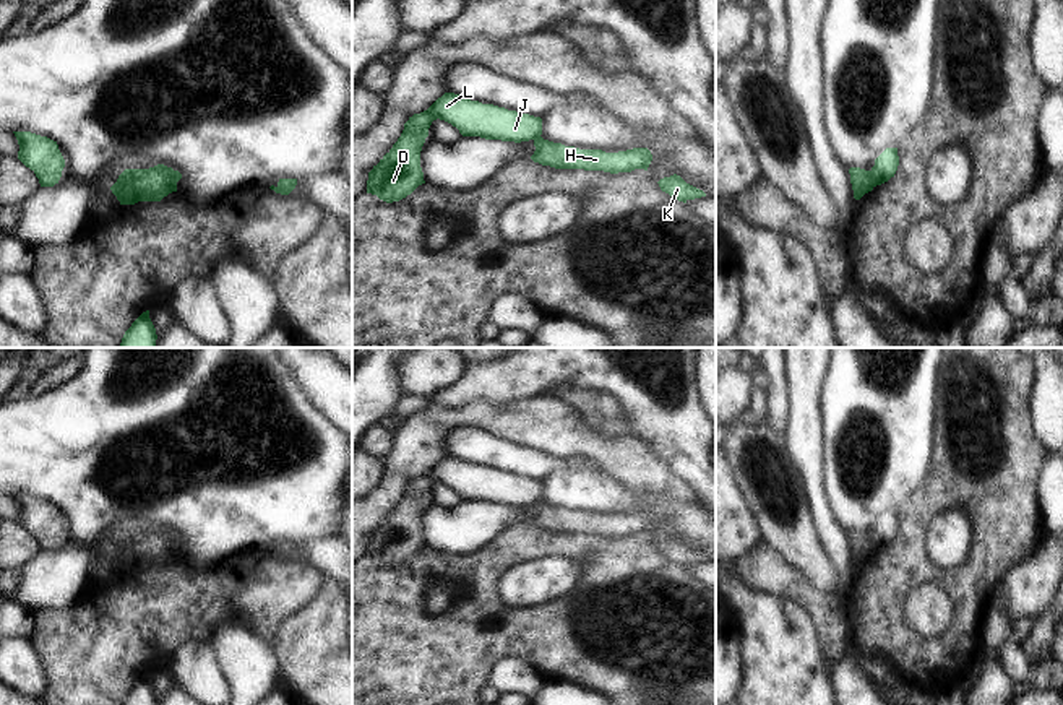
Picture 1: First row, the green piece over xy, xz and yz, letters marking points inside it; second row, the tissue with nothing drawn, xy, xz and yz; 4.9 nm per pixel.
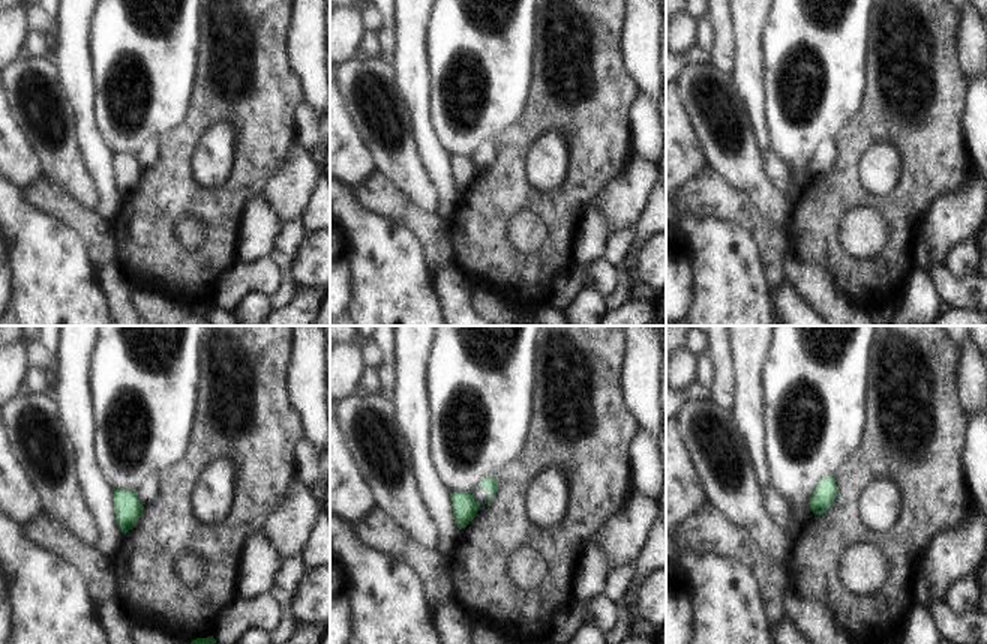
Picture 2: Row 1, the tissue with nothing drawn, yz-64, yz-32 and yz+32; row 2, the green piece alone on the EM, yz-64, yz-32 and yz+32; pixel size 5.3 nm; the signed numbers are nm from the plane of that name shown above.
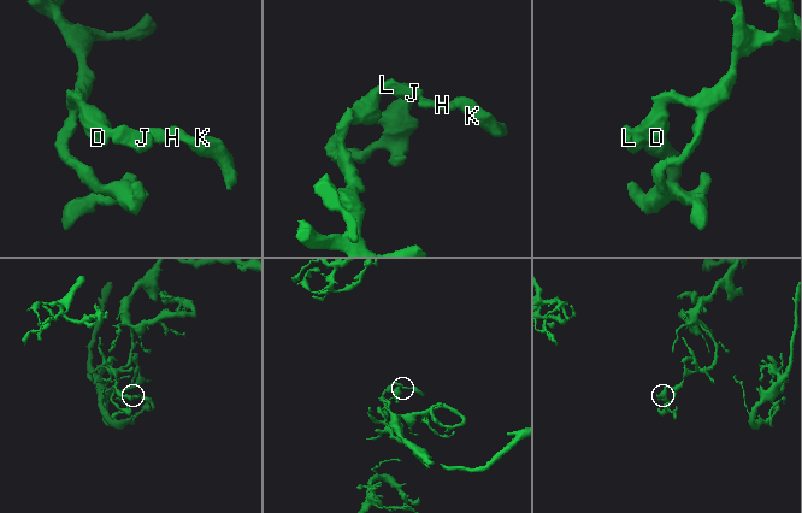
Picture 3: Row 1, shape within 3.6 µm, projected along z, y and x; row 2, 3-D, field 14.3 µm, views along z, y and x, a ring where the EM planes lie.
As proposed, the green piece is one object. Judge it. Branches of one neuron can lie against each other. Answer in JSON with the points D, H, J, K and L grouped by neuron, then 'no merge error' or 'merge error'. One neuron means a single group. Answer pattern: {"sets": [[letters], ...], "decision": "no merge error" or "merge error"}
{"sets": [["D", "J", "L"], ["H", "K"]], "decision": "merge error"}

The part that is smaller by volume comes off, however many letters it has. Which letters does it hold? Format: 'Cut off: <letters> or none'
Cut off: H, K

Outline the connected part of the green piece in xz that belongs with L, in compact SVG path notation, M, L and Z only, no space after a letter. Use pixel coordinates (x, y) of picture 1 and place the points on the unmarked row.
M445 456L427 474L409 481L398 505L368 536L367 557L393 567L425 547L420 515L437 482L456 491L463 500L521 507L542 499L540 481Z

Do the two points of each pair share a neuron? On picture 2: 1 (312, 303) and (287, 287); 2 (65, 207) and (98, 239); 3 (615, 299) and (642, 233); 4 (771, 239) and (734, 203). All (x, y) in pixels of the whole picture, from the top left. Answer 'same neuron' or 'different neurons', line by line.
1: different neurons
2: same neuron
3: different neurons
4: same neuron

